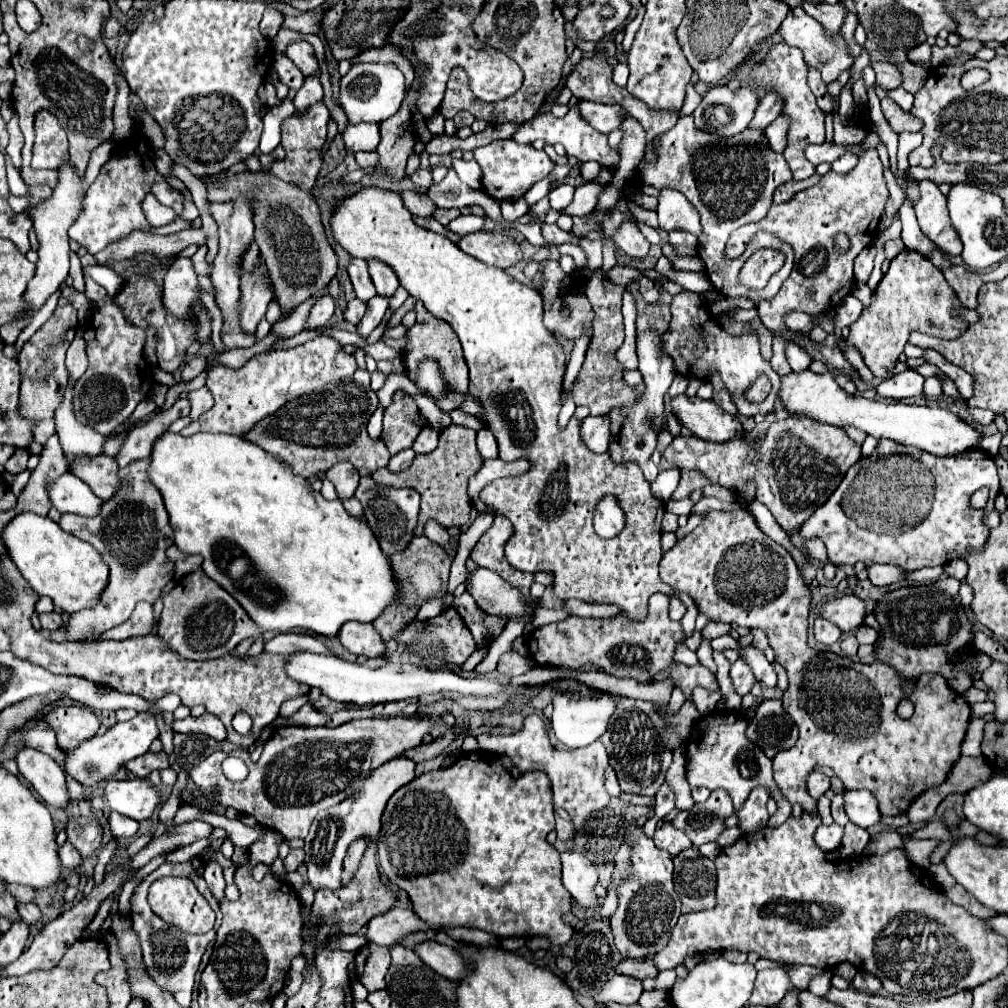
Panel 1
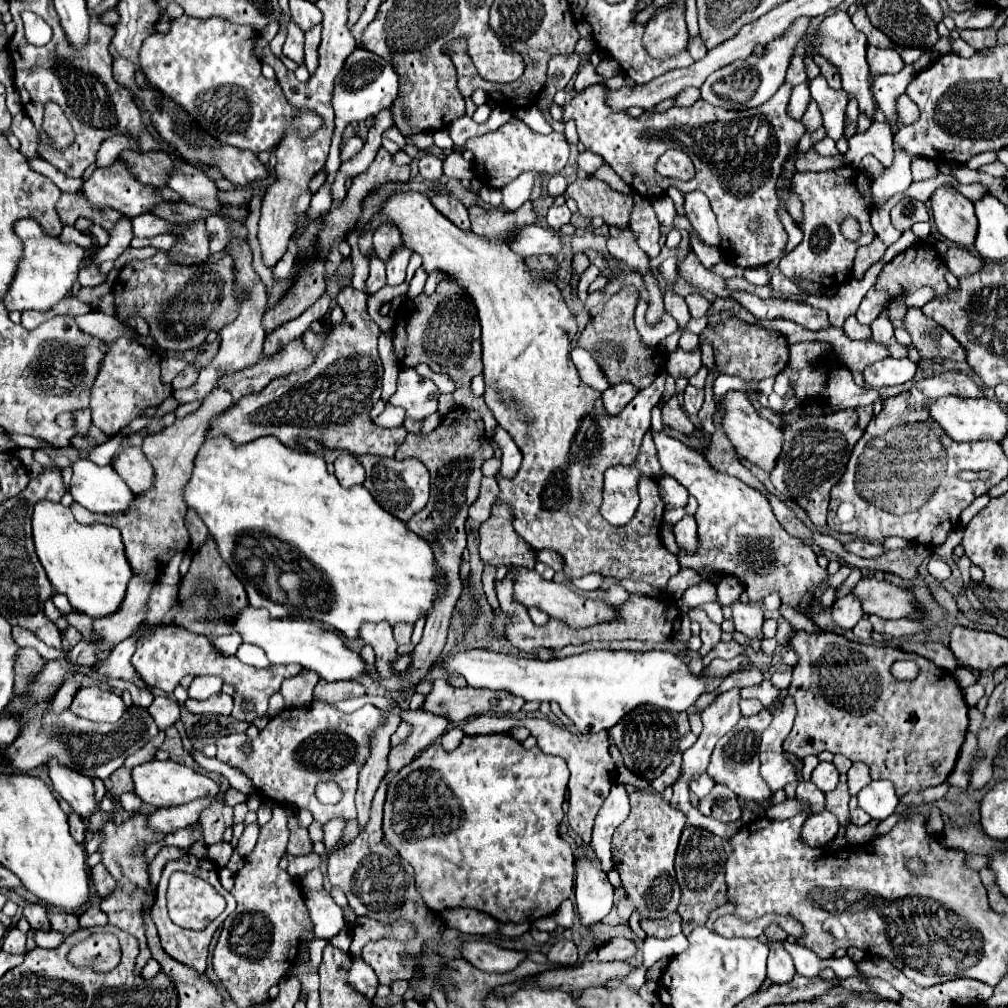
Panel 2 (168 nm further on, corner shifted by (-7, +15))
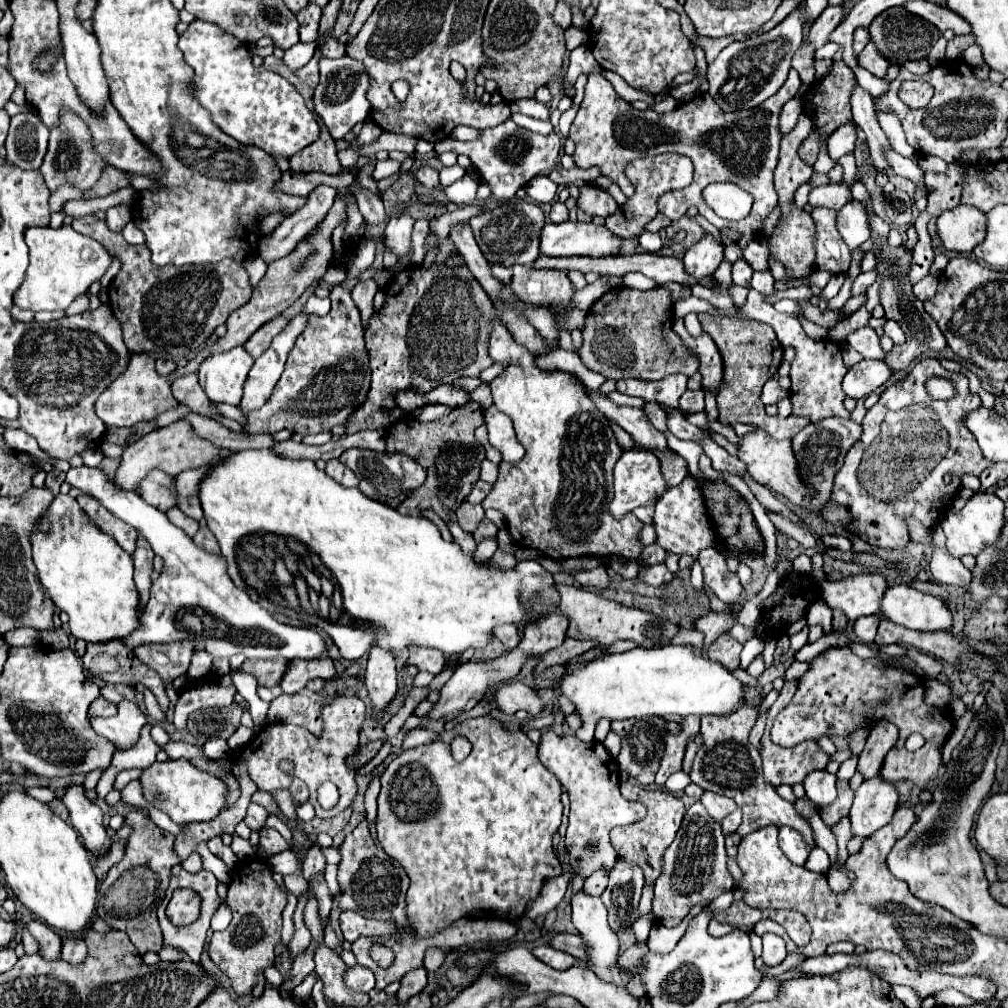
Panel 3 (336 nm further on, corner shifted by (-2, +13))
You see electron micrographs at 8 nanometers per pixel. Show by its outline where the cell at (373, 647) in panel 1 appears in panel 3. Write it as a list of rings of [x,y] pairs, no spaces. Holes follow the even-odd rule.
[[[371,645],[367,657],[367,671],[365,671],[365,685],[369,689],[369,697],[377,711],[377,717],[389,707],[395,691],[397,691],[397,667],[395,655],[389,649],[379,645]]]

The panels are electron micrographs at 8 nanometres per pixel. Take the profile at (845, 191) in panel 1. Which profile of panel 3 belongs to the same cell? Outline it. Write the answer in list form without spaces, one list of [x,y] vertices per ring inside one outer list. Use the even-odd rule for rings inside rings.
[[[813,207],[811,217],[817,227],[815,267],[819,271],[829,271],[833,275],[845,273],[851,263],[851,251],[843,241],[843,237],[837,233],[837,225],[835,225],[837,211],[831,211],[827,207]]]

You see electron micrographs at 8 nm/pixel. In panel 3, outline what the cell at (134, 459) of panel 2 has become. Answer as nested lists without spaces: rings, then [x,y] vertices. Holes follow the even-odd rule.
[[[159,469],[149,471],[147,477],[137,485],[135,493],[159,511],[167,511],[175,505],[175,483],[167,473]]]

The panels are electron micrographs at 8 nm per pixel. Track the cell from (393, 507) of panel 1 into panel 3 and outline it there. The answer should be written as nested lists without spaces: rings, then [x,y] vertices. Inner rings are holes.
[[[347,449],[339,457],[349,469],[355,471],[359,477],[359,489],[375,499],[381,501],[393,509],[397,509],[415,489],[419,489],[425,483],[425,471],[407,455],[389,455],[389,453],[377,453],[377,451],[357,451],[357,449]]]

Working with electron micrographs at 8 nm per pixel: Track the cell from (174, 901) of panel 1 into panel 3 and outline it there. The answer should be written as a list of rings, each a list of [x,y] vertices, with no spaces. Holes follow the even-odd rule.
[[[177,889],[167,905],[167,917],[177,927],[195,923],[201,915],[201,897],[193,889]]]

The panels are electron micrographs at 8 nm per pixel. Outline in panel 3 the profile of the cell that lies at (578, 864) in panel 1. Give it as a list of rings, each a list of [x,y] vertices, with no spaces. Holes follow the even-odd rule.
[[[577,891],[571,899],[571,907],[573,907],[573,925],[577,927],[579,935],[583,937],[585,945],[587,945],[587,951],[589,951],[589,957],[587,957],[587,963],[591,965],[591,969],[601,975],[603,981],[611,981],[615,985],[627,985],[629,981],[629,973],[621,975],[621,969],[617,967],[617,949],[619,949],[619,941],[613,933],[613,929],[607,925],[607,907],[605,903],[601,901],[601,897],[595,897],[595,895],[589,895],[585,891]]]

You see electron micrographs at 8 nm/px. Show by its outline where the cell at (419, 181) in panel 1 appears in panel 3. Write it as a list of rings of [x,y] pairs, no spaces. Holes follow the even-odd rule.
[[[421,165],[417,169],[417,181],[423,183],[425,187],[435,187],[435,185],[439,185],[439,171],[435,171],[429,165]]]

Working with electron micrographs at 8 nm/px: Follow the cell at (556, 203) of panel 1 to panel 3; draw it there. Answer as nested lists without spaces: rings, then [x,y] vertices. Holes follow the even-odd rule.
[[[545,175],[531,179],[531,183],[527,183],[525,191],[535,203],[553,203],[557,197],[557,185]]]

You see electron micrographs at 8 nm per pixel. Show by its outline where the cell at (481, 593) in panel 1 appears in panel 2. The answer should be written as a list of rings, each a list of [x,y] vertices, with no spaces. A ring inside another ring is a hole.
[[[512,567],[510,573],[514,575],[514,599],[516,601],[520,601],[526,607],[538,607],[540,611],[548,613],[550,617],[564,621],[568,627],[592,627],[596,623],[618,619],[618,613],[610,603],[580,597],[570,587],[558,585],[554,581],[546,581],[536,571],[530,571],[530,569],[524,569],[524,567]]]

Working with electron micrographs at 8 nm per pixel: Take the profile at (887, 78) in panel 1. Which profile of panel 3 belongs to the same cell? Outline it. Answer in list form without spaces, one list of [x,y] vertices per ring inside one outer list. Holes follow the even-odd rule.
[[[873,41],[867,43],[867,47],[859,53],[857,61],[859,61],[859,65],[861,65],[863,69],[871,71],[875,77],[885,77],[887,67],[889,67],[887,59],[883,59],[883,55],[877,51],[877,47],[875,47]]]

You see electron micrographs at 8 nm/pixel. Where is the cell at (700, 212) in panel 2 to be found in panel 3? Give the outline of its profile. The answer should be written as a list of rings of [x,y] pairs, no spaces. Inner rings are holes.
[[[705,233],[699,241],[695,241],[687,249],[687,253],[683,257],[685,269],[695,279],[711,275],[711,273],[715,273],[715,269],[723,261],[723,251],[725,251],[723,241],[719,237],[713,237],[711,233]]]

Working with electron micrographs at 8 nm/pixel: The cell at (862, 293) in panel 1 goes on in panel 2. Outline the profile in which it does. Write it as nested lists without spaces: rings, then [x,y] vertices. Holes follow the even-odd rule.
[[[874,239],[870,245],[860,247],[858,253],[856,253],[856,261],[854,261],[854,271],[852,271],[852,275],[854,275],[856,279],[862,279],[864,273],[866,273],[866,269],[868,269],[872,263],[876,263],[878,259],[882,259],[882,255],[886,253],[886,249],[888,249],[888,245],[886,245],[882,239]]]

